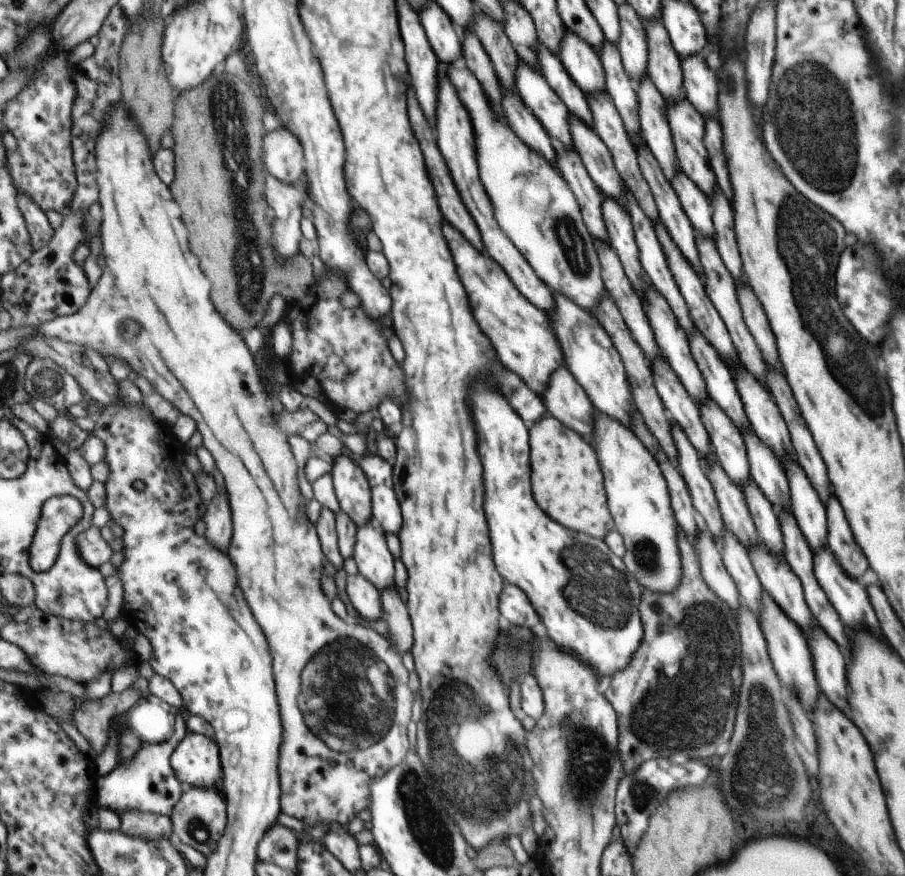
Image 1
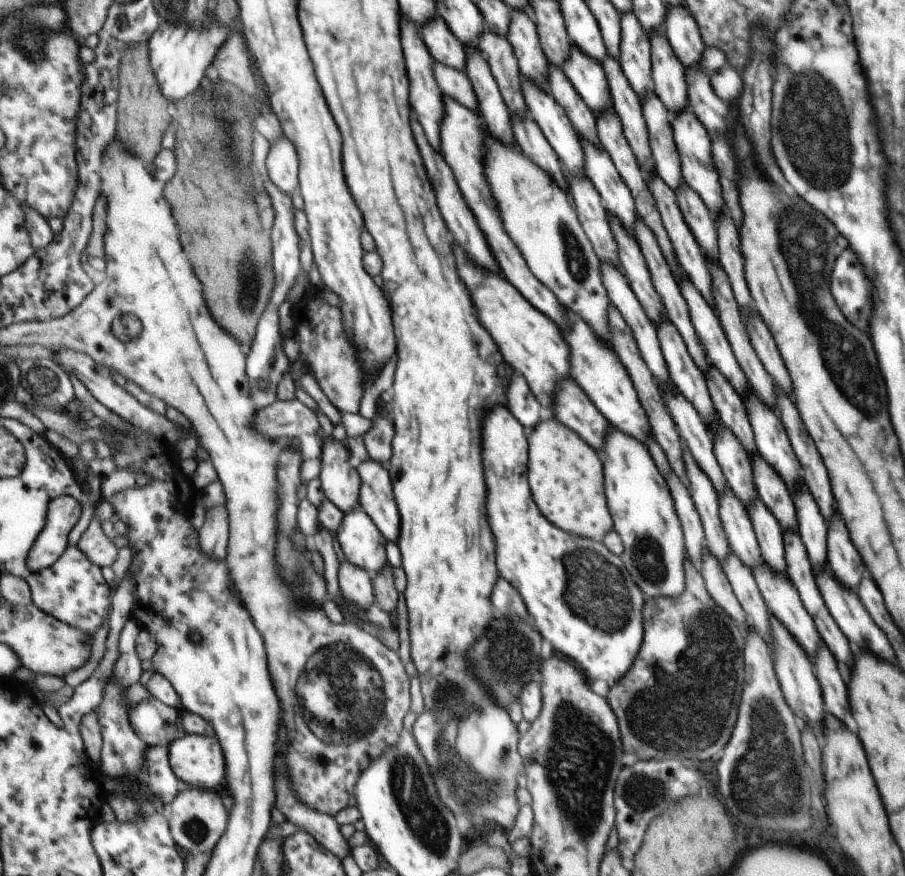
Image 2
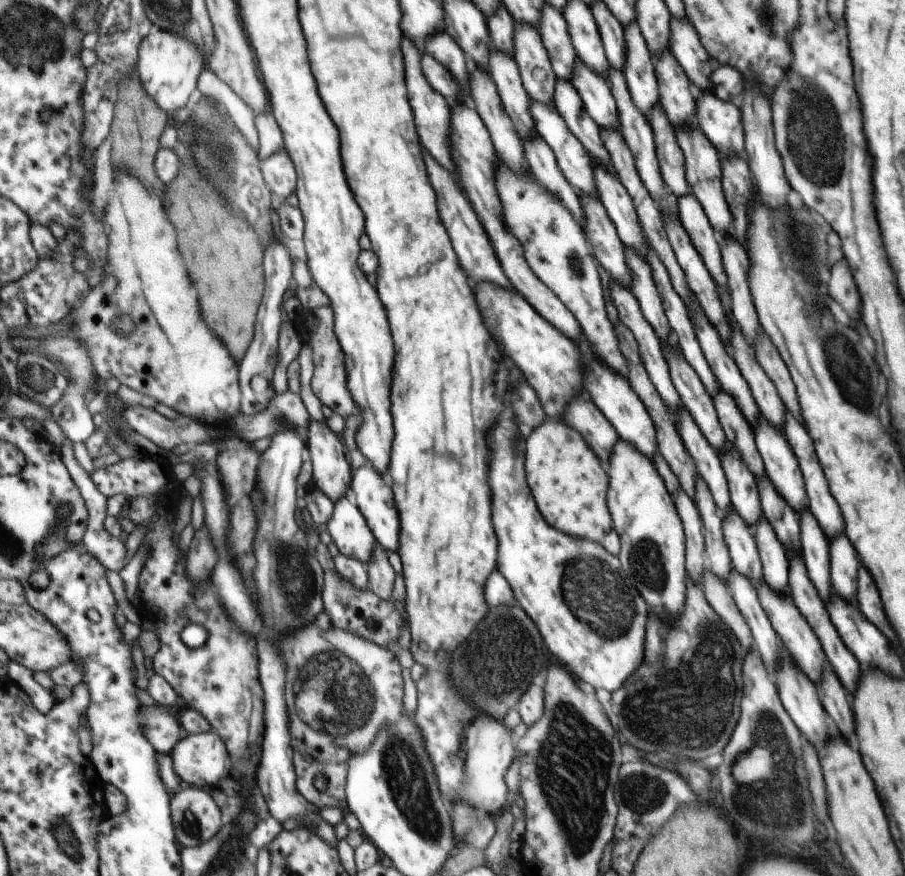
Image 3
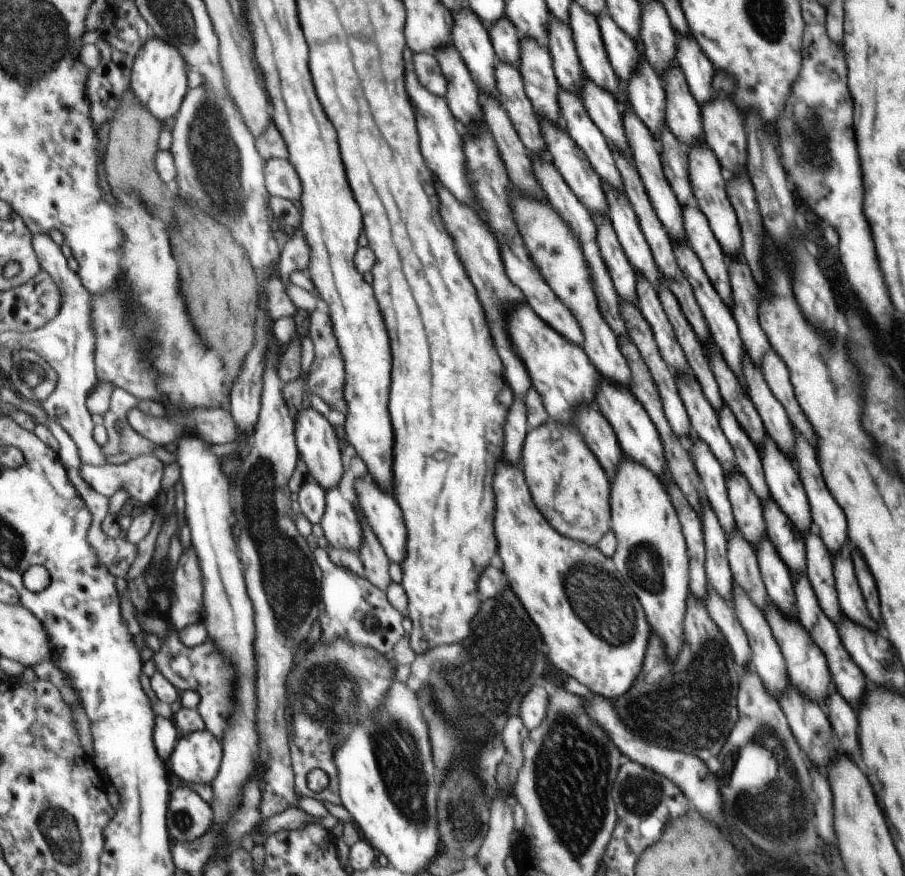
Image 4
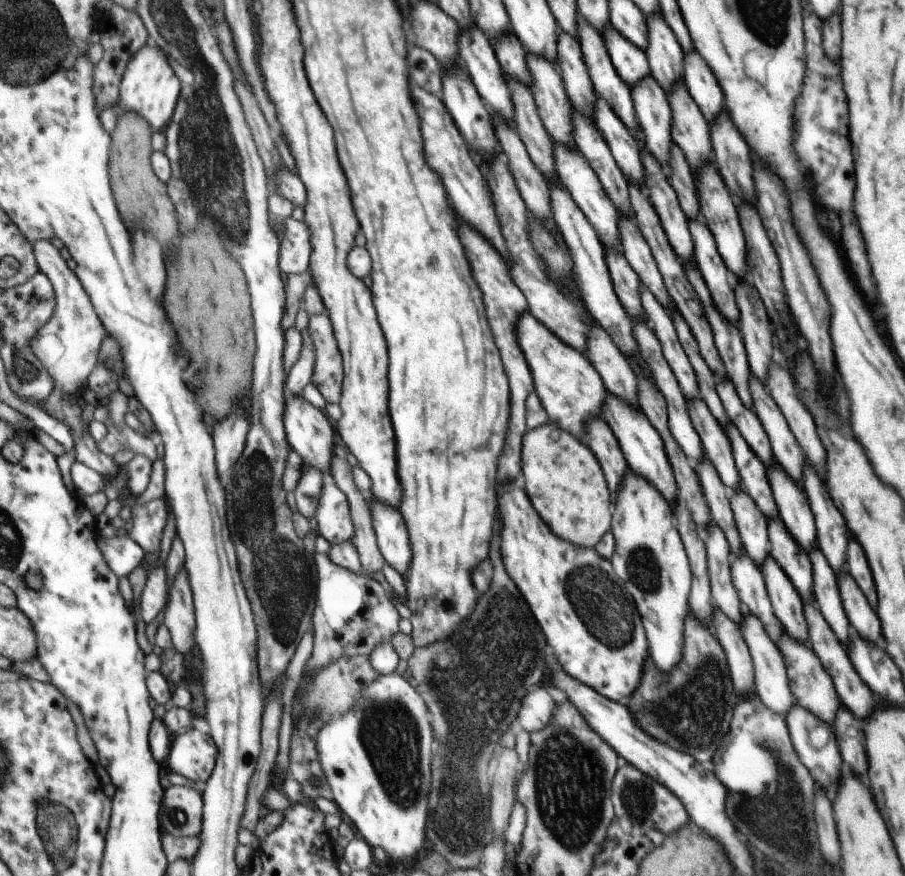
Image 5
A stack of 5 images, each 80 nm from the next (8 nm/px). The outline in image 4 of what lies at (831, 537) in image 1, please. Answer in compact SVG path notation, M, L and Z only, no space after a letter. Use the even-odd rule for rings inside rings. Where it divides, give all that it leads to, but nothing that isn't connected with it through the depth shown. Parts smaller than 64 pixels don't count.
M843 544L841 548L832 556L832 569L834 587L836 590L839 606L843 610L843 614L847 618L851 618L857 624L863 624L871 630L875 630L875 622L869 618L861 594L859 594L859 586L857 580L853 576L853 568L851 568L851 556L849 556L849 548L847 544Z

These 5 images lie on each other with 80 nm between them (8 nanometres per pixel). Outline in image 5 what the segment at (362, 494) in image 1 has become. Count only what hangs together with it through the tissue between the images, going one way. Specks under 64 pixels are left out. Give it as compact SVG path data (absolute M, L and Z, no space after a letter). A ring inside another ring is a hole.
M287 395L285 426L288 432L288 441L303 460L304 465L315 467L321 470L326 477L330 477L332 461L335 455L335 428L331 426L327 414L323 414L320 408L313 406L303 396L293 397Z

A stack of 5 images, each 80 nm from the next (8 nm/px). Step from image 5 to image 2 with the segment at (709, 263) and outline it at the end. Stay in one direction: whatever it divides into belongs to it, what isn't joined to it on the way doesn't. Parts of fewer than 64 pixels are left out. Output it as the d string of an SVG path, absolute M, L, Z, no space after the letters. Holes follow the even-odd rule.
M683 180L678 184L674 193L683 220L695 237L695 242L707 258L707 262L713 261L718 264L715 220L705 203Z

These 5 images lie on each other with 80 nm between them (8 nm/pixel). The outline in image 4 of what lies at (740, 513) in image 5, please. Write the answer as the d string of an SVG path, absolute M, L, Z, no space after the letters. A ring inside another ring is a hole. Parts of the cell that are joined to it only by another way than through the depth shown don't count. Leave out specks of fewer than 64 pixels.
M736 468L728 472L727 491L736 530L756 550L756 544L765 535L762 504L747 479Z

